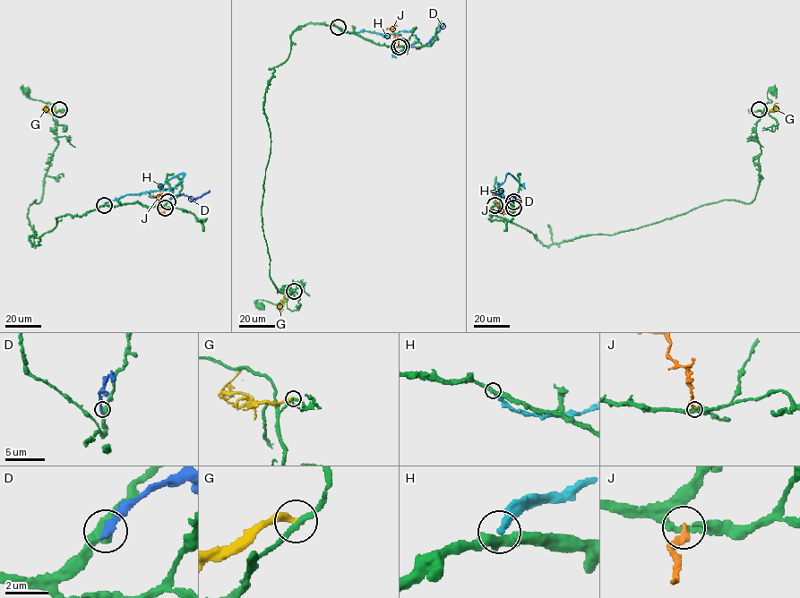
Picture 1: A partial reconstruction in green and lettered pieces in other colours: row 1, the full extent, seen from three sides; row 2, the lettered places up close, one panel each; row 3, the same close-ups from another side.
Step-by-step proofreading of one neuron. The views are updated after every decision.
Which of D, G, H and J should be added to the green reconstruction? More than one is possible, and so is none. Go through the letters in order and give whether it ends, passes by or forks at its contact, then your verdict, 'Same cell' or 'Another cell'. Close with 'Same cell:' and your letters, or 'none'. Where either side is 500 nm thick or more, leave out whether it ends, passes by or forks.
D: Another cell
G: It ends there. Another cell
H: It ends there. Another cell
J: It ends there. Another cell
Same cell: none

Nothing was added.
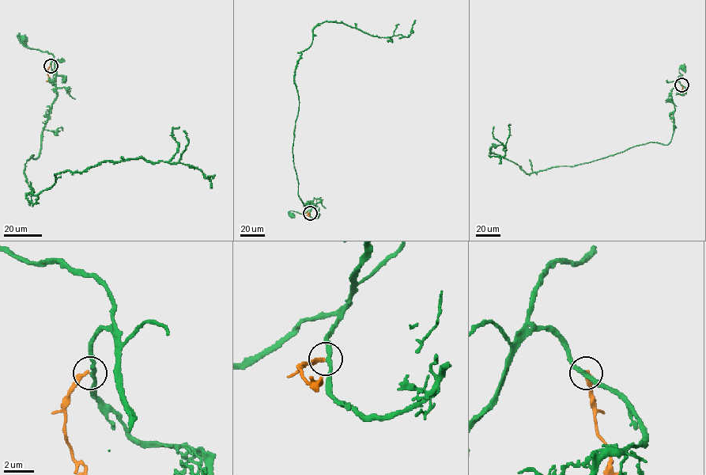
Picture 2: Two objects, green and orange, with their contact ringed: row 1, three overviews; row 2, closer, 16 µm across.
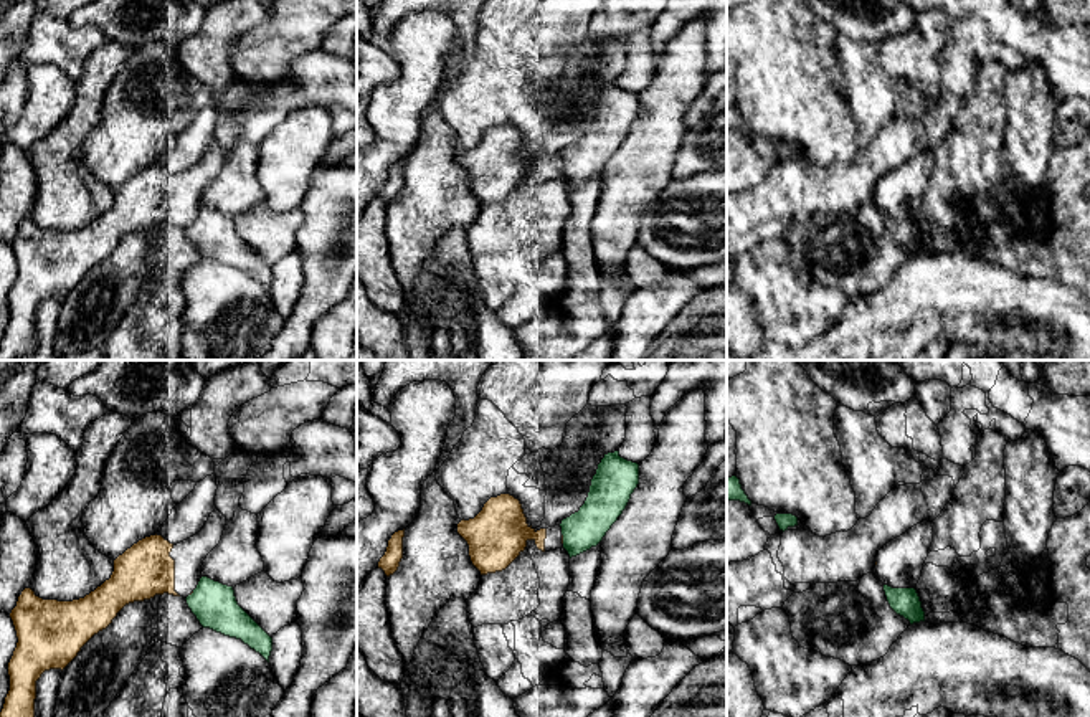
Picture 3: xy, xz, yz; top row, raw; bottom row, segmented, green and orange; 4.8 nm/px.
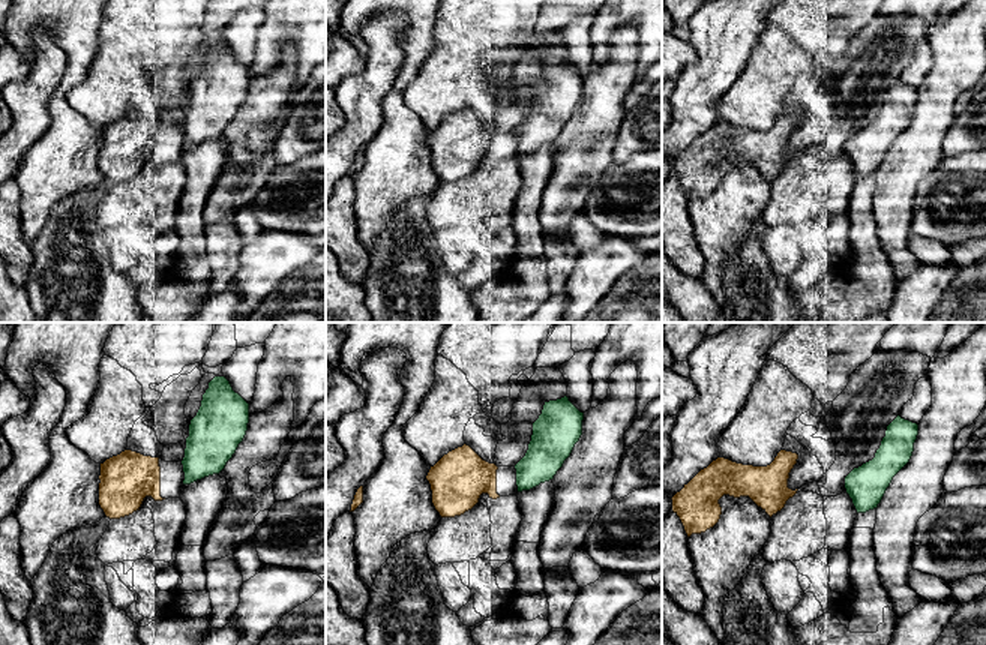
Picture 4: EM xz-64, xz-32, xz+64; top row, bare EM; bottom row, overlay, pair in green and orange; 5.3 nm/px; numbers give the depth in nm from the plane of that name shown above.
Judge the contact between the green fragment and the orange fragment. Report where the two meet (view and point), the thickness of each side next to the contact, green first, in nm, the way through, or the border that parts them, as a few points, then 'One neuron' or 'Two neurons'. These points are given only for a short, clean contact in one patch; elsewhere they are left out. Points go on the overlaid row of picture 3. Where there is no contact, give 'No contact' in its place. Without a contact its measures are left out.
Touches green at xz (563, 539). Thickness 190 nm (green) against 20 nm. Two neurons

